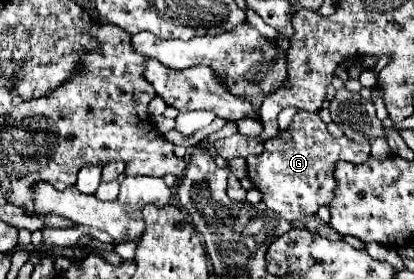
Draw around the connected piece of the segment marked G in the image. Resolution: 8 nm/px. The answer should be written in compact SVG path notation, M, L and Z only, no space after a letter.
M299 110L287 130L281 130L275 138L265 142L265 150L259 156L247 158L247 176L263 194L267 208L293 222L301 216L317 214L321 206L333 200L333 170L339 160L361 164L367 162L369 156L369 142L357 144L345 136L333 138L317 112Z

